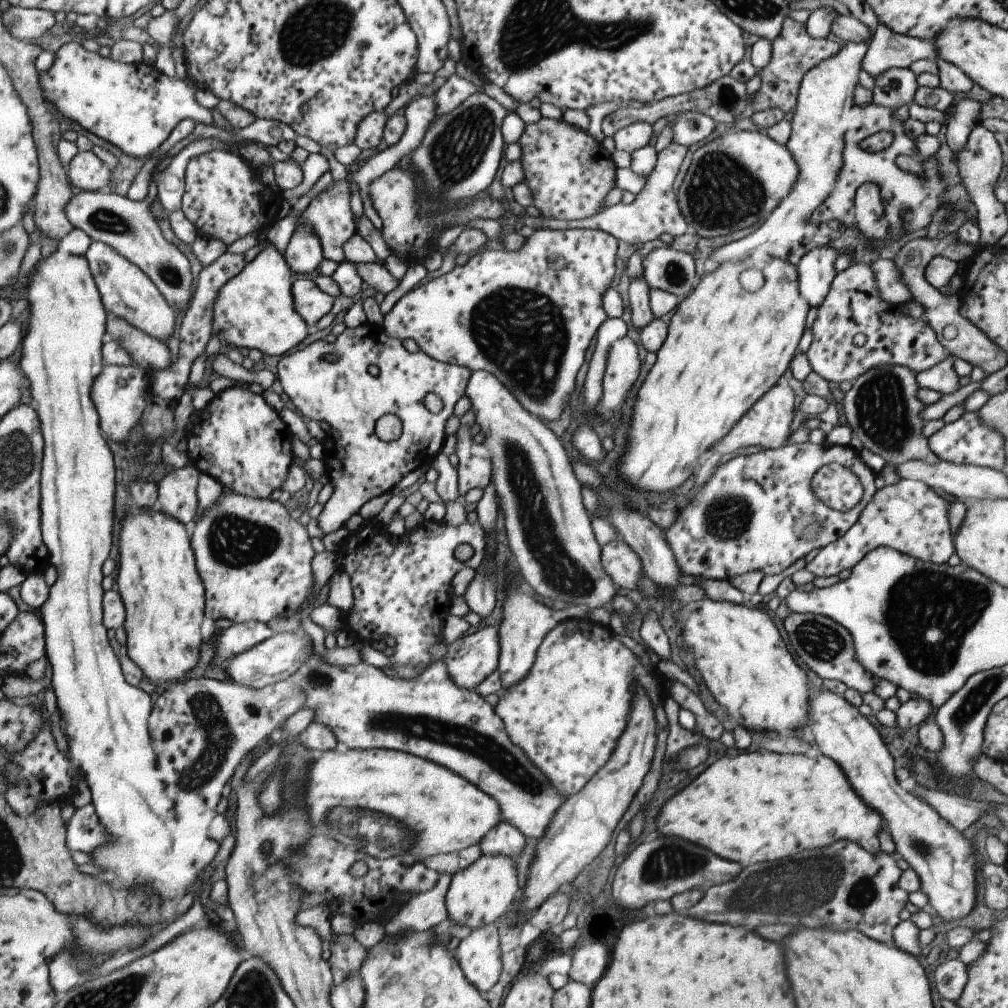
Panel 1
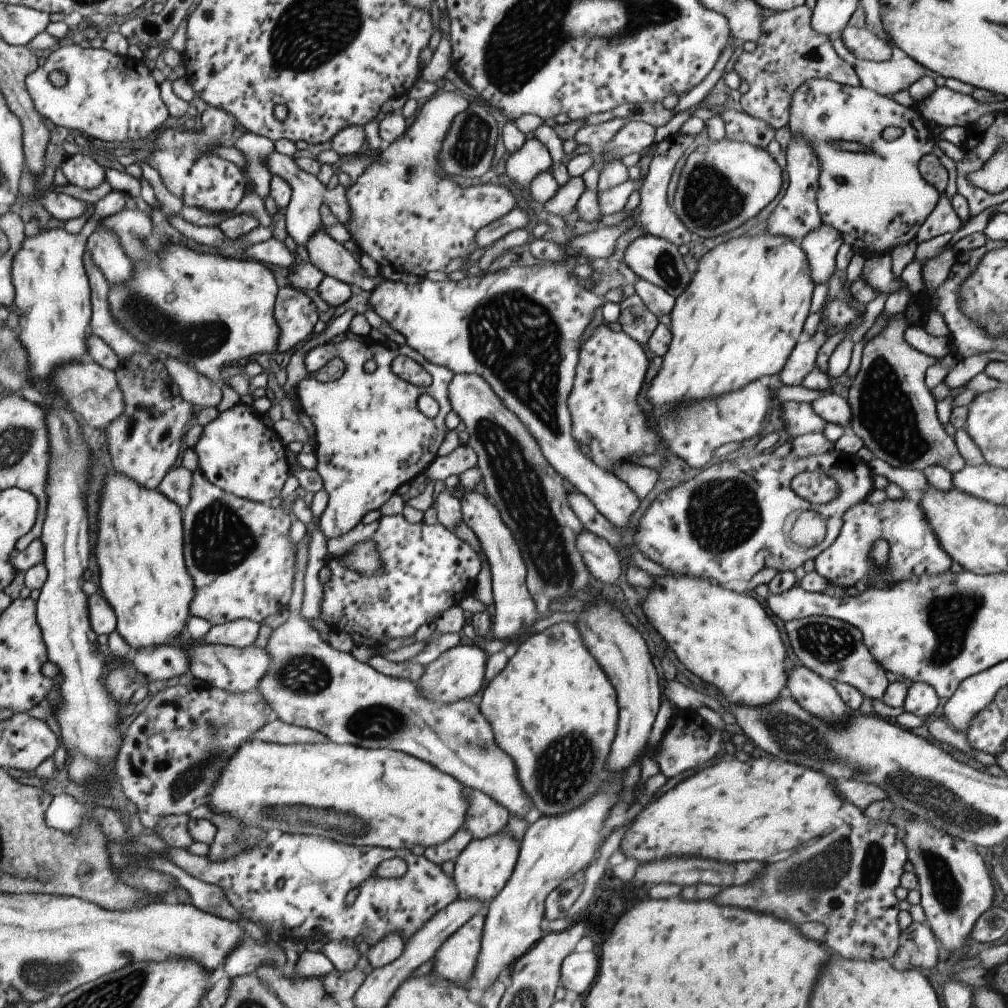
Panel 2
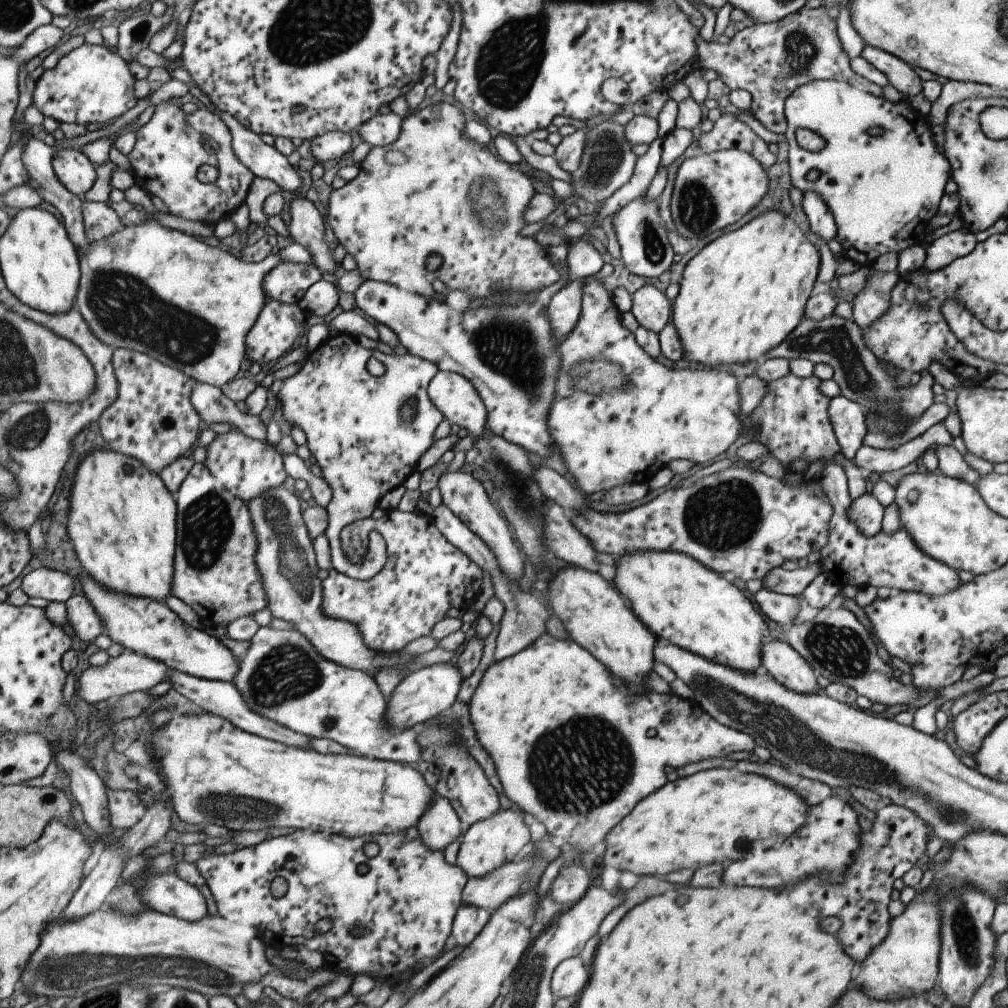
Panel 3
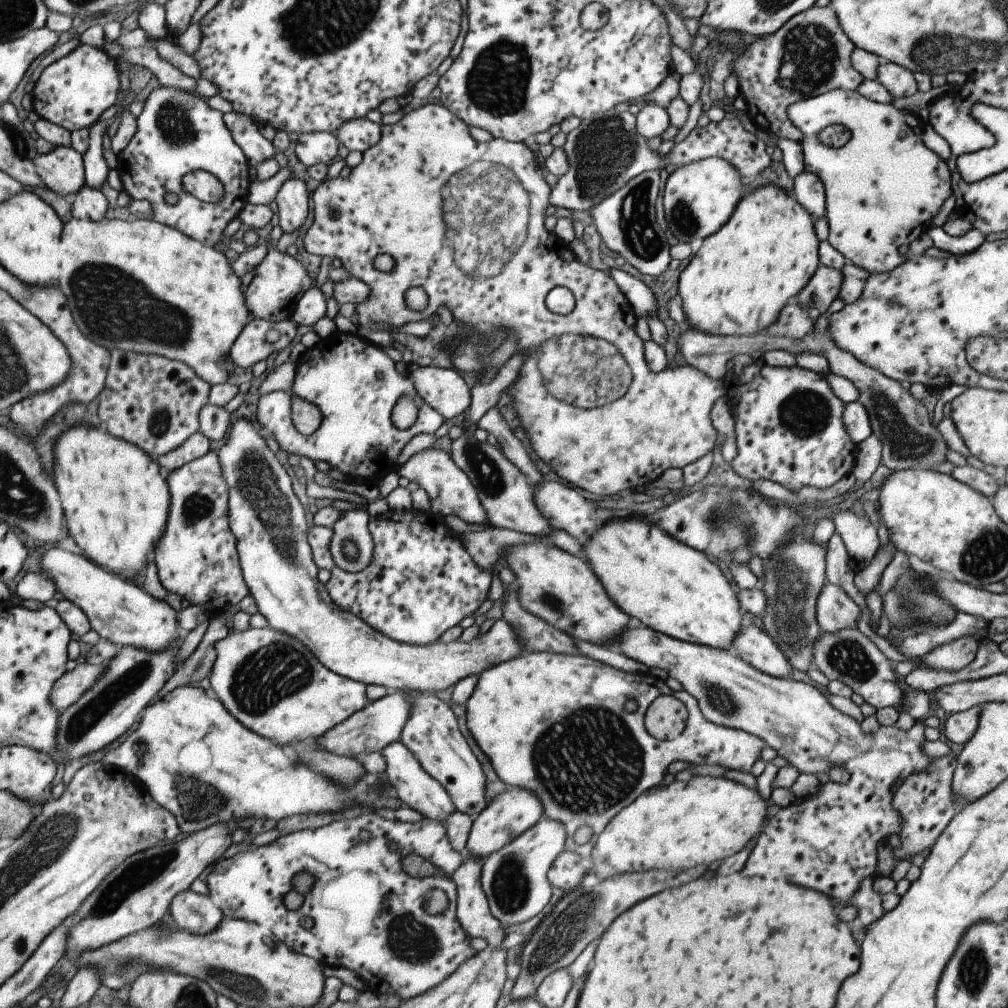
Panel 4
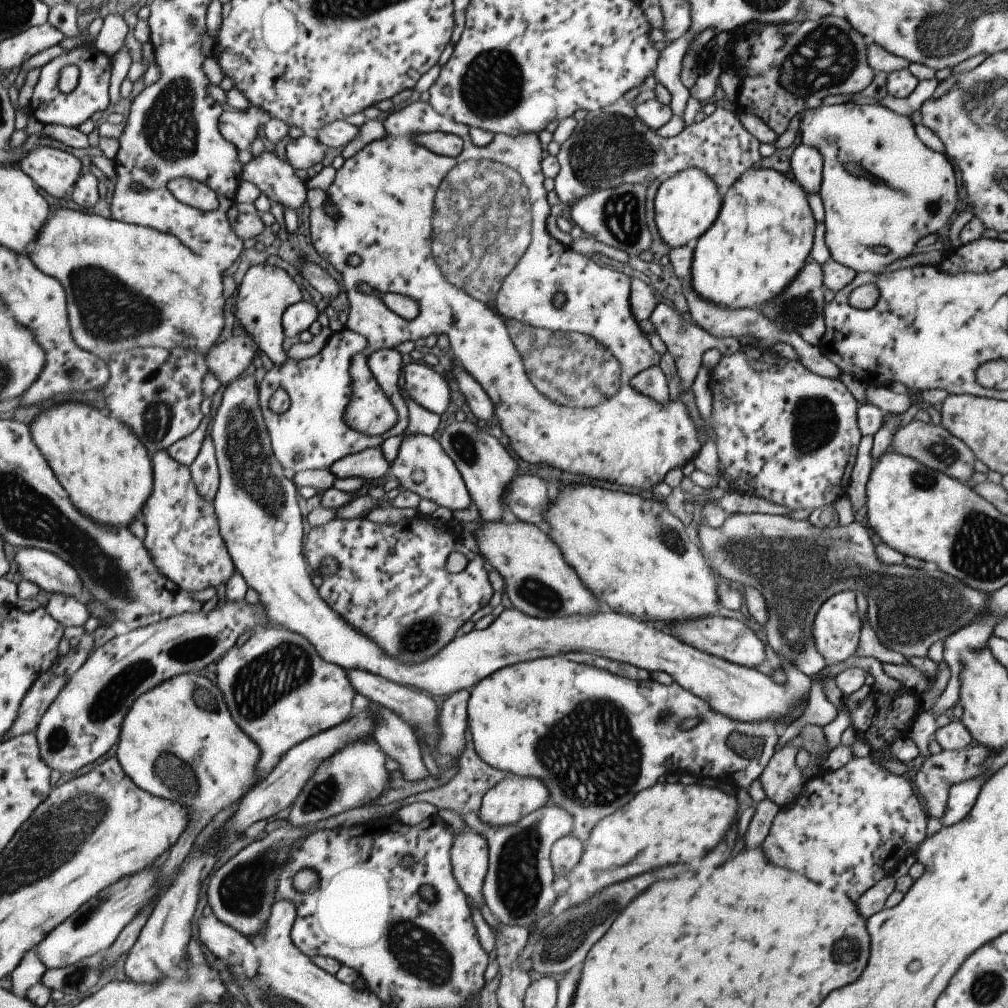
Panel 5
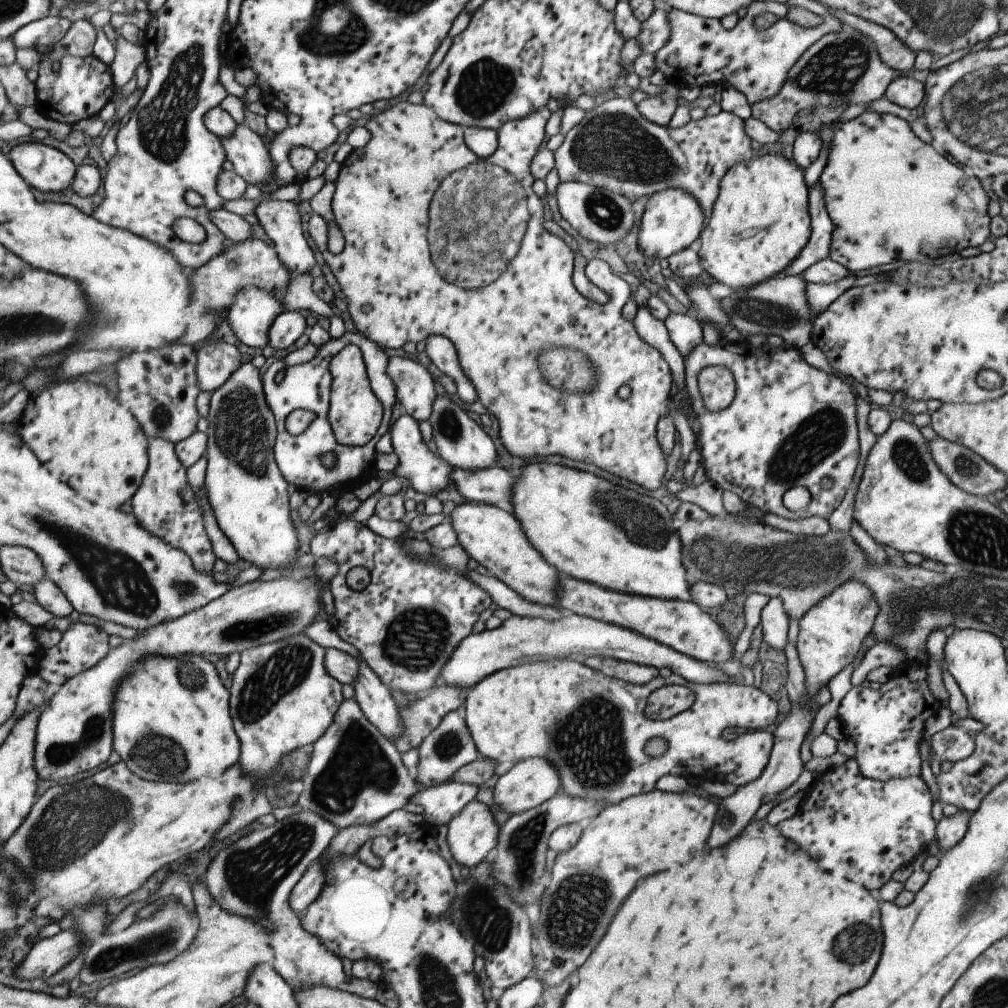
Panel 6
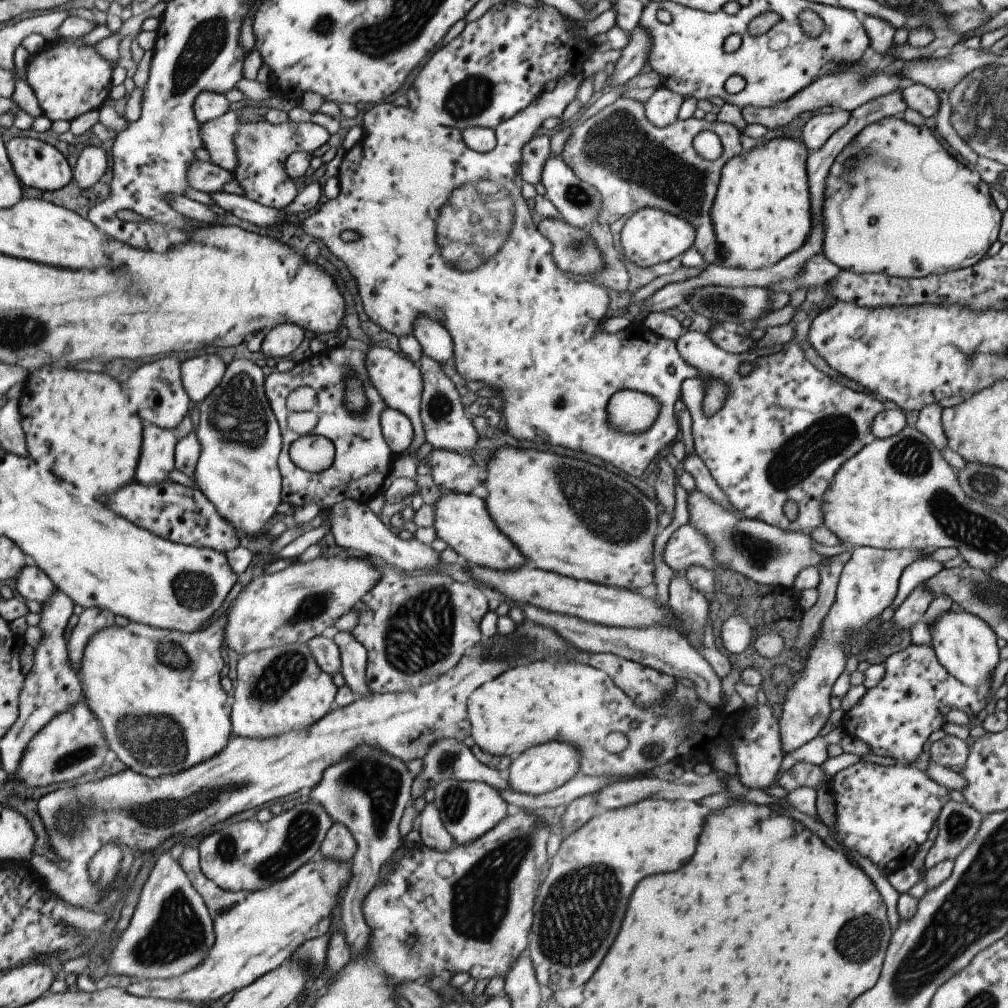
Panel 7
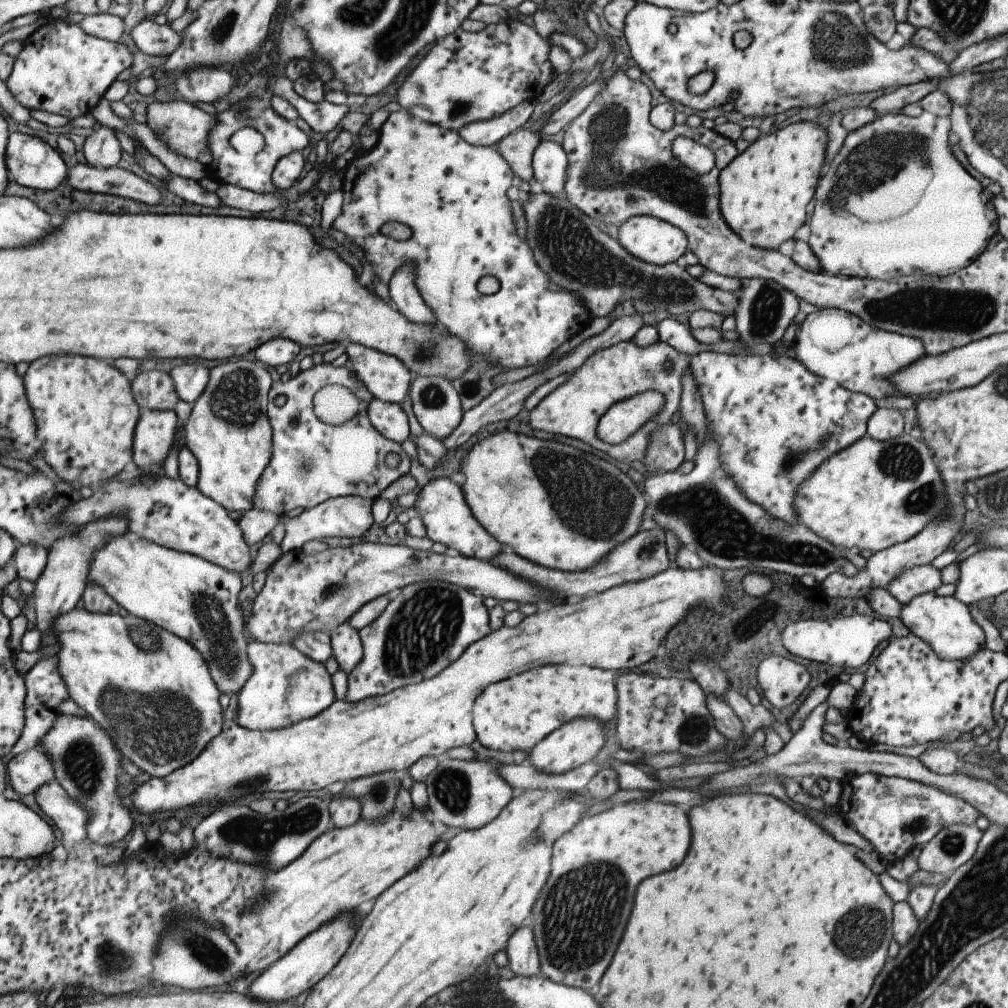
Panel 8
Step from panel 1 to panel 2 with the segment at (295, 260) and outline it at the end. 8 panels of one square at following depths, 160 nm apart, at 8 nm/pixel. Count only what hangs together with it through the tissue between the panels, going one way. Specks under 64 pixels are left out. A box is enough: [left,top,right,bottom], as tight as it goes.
[263,151,351,246]

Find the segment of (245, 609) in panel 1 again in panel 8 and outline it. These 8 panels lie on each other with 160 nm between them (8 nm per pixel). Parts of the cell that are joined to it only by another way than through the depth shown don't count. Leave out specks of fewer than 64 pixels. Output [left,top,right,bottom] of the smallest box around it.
[133,410,178,471]

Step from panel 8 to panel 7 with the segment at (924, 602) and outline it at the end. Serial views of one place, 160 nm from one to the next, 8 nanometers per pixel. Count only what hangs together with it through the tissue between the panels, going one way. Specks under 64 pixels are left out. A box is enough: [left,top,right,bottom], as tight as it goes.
[928,608,999,688]

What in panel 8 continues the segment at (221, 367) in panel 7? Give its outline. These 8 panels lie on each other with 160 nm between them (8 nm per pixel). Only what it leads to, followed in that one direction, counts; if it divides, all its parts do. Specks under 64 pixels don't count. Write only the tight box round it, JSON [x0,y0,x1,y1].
[168,364,209,405]

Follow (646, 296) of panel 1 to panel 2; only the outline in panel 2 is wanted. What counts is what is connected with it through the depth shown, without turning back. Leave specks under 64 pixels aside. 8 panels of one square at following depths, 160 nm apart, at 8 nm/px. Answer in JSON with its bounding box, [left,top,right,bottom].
[616,294,658,345]

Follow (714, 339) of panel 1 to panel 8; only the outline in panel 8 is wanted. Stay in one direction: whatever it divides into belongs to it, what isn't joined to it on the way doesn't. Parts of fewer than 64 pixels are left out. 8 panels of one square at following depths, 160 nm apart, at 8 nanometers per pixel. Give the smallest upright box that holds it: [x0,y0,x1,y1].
[718,122,827,250]

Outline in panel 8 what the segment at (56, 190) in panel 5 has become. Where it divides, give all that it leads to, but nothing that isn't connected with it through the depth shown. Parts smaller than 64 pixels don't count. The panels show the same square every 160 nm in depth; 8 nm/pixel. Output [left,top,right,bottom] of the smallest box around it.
[4,132,68,190]

